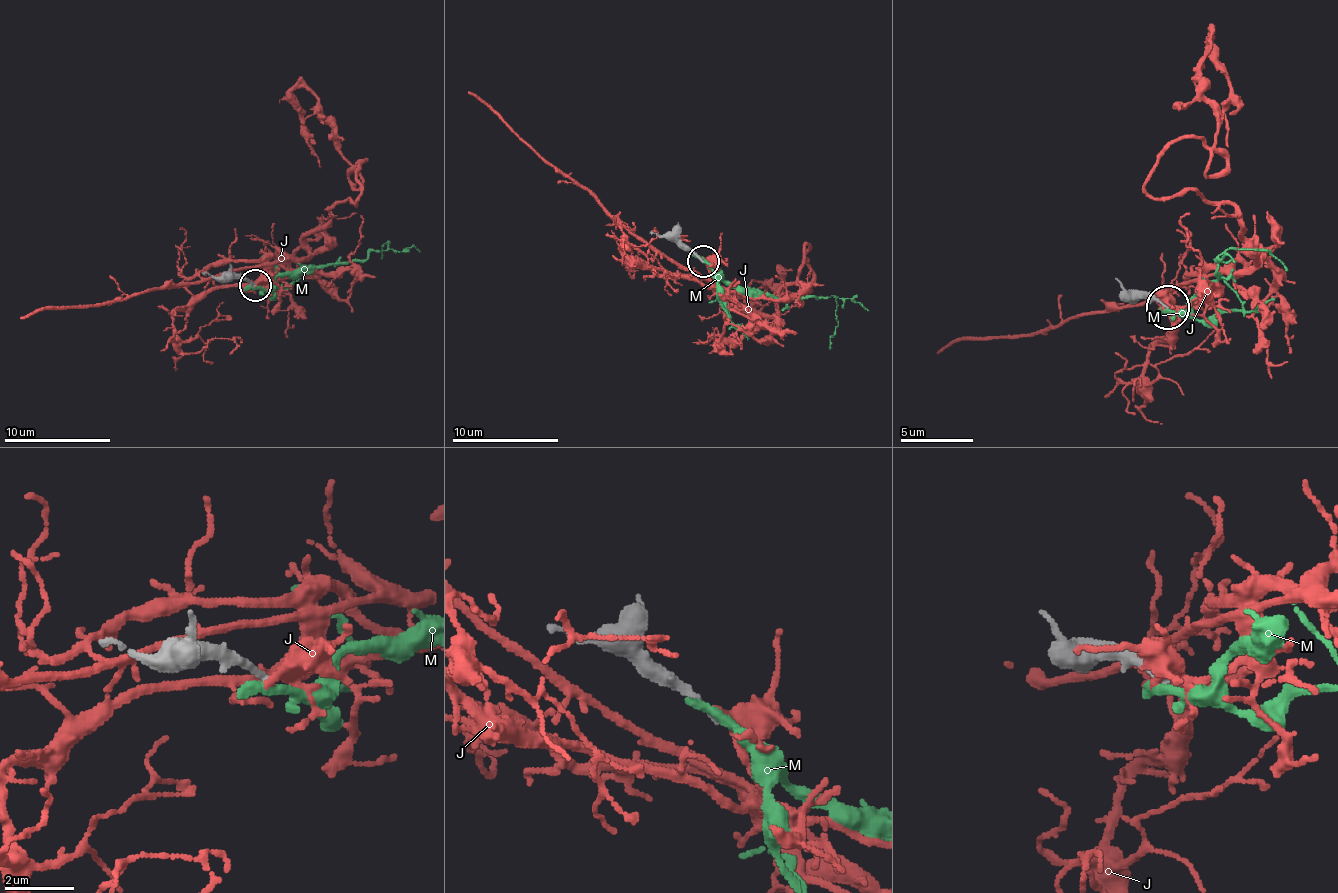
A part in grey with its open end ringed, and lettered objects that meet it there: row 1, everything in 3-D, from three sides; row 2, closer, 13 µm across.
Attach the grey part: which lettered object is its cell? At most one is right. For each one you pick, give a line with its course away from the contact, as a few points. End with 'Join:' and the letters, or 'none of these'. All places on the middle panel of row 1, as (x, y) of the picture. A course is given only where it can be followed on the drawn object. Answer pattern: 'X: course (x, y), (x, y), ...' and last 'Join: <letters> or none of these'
Join: none of these

